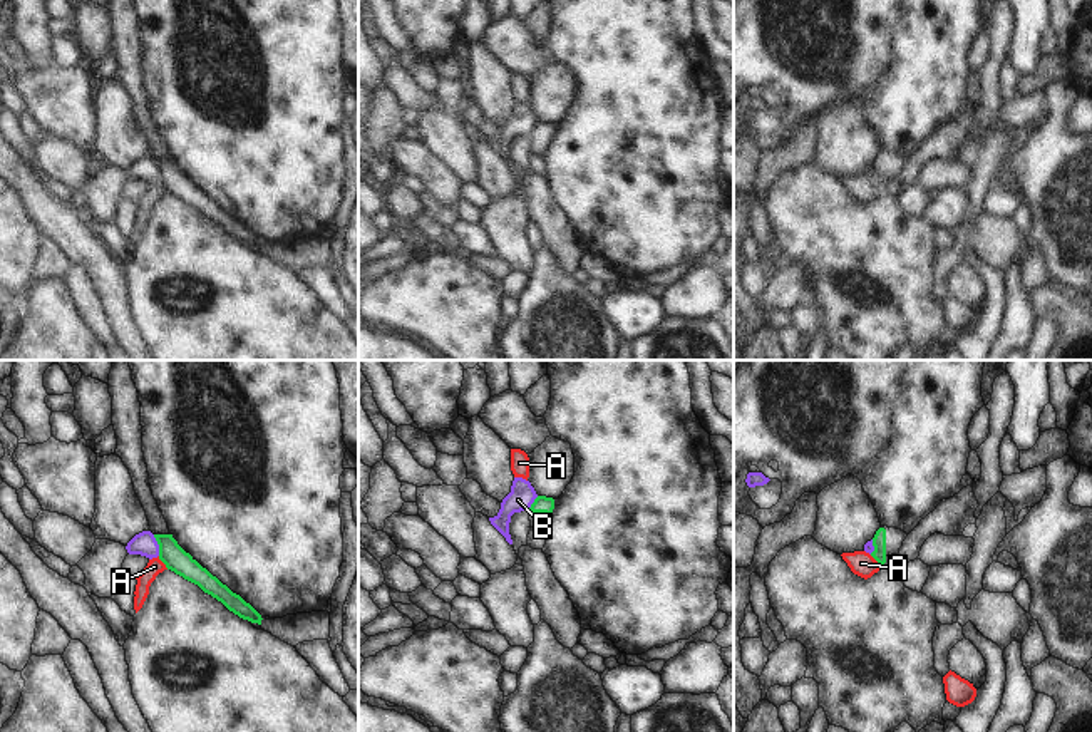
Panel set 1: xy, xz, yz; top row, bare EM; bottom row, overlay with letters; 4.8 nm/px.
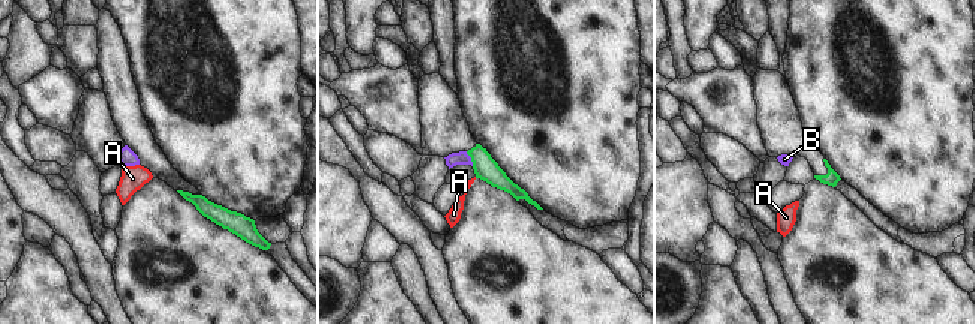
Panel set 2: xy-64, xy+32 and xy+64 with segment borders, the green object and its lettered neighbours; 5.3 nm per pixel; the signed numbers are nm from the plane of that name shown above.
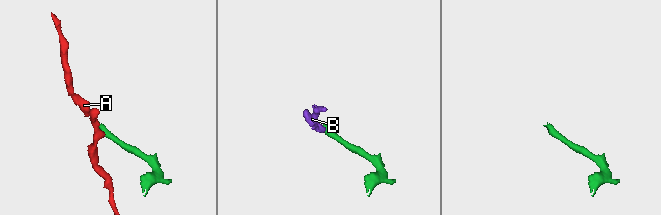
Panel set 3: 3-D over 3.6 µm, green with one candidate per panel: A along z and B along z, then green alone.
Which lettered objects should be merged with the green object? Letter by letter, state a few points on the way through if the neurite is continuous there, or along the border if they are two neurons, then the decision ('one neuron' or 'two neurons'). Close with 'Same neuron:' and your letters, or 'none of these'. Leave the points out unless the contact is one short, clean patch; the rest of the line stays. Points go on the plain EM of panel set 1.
A: along xy (158, 181), (168, 193) | two neurons
B: along xy (153, 159), (159, 180) | two neurons
Same neuron: none of these

